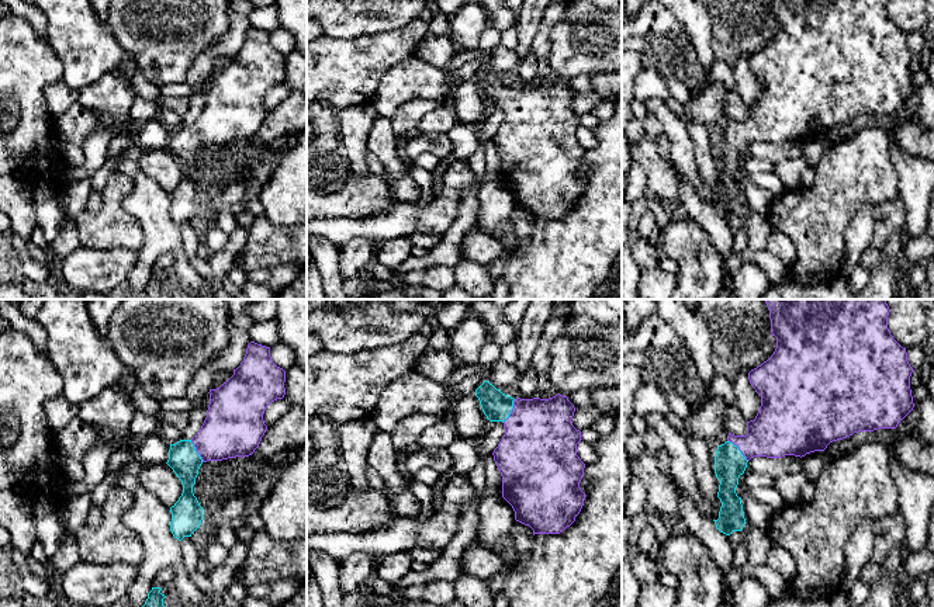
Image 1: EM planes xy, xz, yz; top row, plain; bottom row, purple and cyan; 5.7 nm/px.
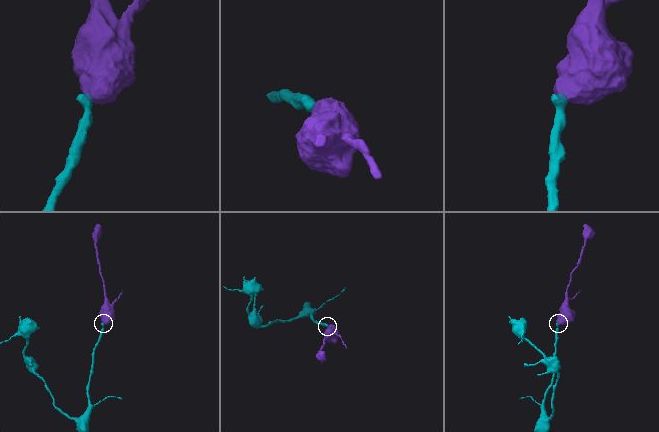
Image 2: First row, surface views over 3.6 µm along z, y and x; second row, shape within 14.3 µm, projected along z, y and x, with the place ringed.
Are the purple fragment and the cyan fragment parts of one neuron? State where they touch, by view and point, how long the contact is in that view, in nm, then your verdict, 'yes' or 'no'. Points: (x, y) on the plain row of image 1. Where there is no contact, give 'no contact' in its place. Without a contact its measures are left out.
yz (739, 134) | 170 nm | yes

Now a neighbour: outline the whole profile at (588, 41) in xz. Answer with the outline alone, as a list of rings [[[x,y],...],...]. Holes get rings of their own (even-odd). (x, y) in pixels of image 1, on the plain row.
[[[570,0],[565,17],[550,35],[547,62],[557,79],[622,70],[622,6],[601,11],[585,1]]]

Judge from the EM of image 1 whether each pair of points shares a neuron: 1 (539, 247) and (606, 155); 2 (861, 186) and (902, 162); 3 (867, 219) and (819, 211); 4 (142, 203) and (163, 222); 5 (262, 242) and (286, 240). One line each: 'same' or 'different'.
1: same
2: different
3: different
4: same
5: same

